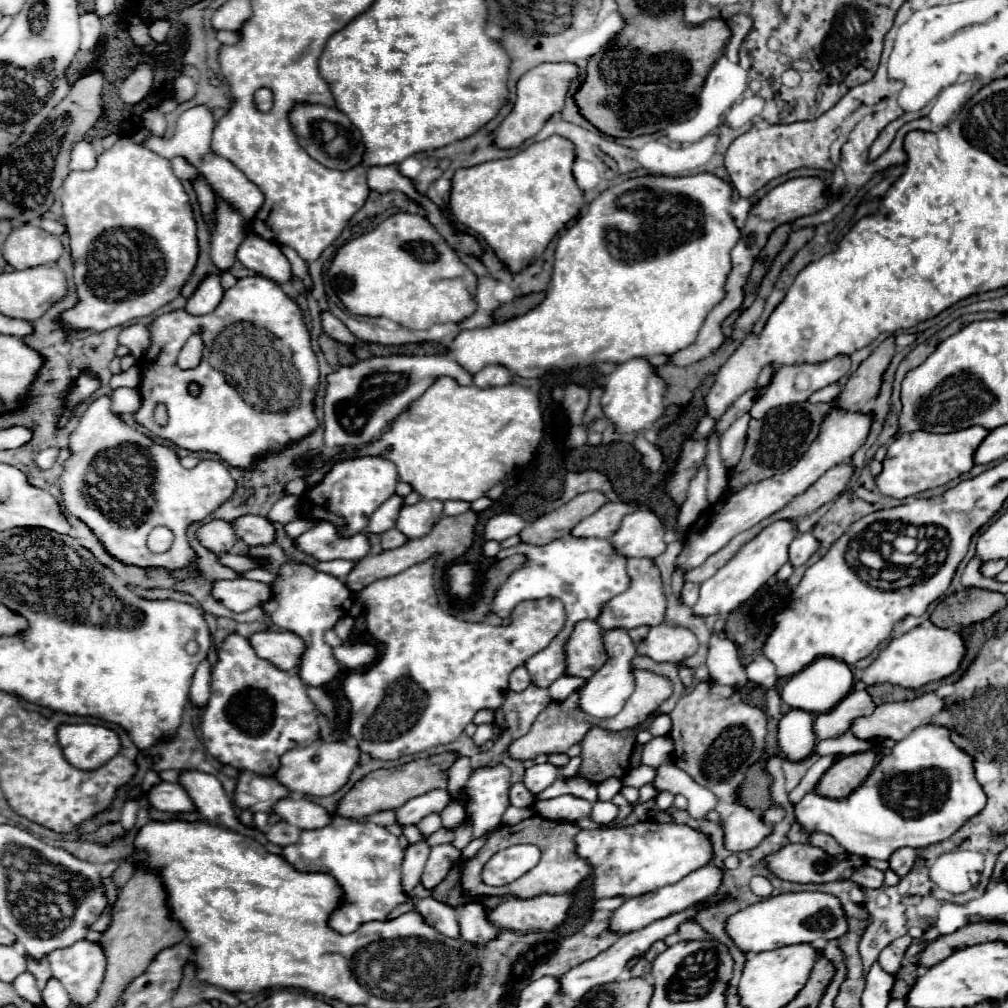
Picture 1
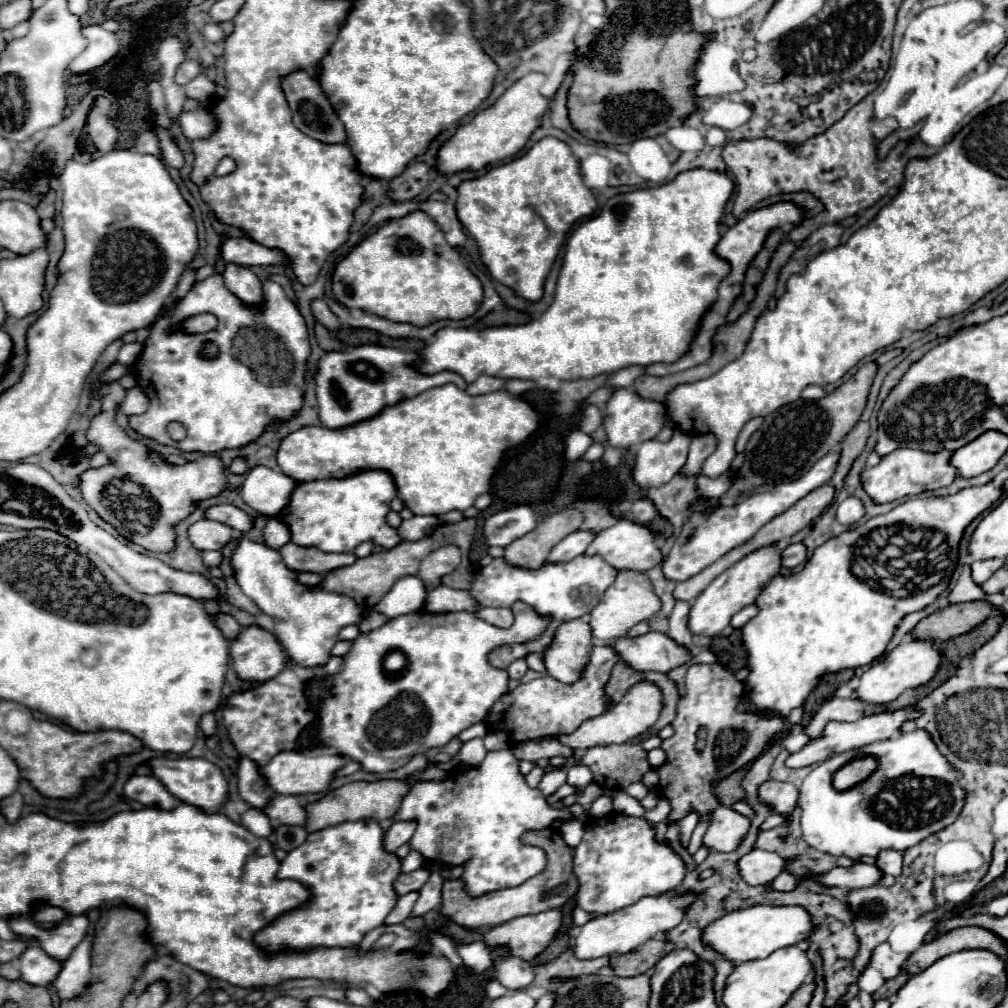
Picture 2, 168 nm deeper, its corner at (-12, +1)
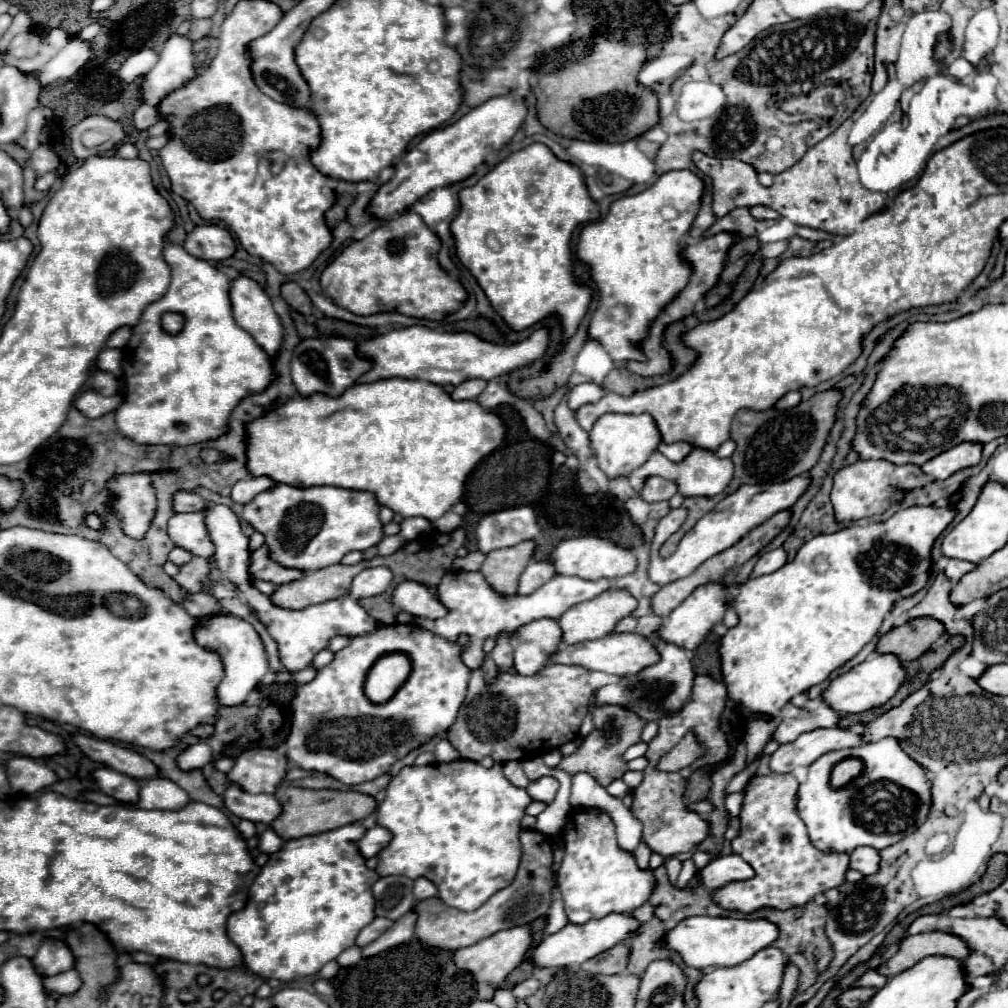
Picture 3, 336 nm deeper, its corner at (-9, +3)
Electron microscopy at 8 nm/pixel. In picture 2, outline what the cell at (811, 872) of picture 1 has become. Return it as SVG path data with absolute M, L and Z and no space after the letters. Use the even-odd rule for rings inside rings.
M754 849L738 861L738 867L740 867L740 873L742 873L742 877L748 885L768 885L770 881L774 881L786 869L786 863L788 863L788 859L782 859L778 853Z

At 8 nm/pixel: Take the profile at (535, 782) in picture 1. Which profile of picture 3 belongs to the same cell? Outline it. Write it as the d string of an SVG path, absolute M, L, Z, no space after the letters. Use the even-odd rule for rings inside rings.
M541 777L537 781L531 781L527 787L527 793L533 801L541 801L541 803L551 803L555 799L557 793L557 779L549 779L549 777Z

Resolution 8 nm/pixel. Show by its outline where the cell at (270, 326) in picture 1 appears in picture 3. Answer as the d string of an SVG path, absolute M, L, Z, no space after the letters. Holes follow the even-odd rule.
M167 243L163 249L163 259L171 267L171 285L167 293L151 303L141 321L133 327L133 337L123 349L123 375L127 385L127 397L115 411L117 427L123 435L139 445L195 445L207 439L219 437L227 429L227 419L231 409L251 393L263 391L275 377L273 361L255 339L243 331L233 319L229 309L229 285L227 275L203 259L189 255L181 245ZM163 313L181 313L185 325L179 333L167 333L161 325Z

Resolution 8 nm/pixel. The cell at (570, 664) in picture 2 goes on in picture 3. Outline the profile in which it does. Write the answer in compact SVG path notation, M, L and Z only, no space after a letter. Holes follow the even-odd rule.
M537 619L519 627L515 639L513 669L519 675L535 675L549 663L549 655L561 645L561 631L557 631L557 621Z

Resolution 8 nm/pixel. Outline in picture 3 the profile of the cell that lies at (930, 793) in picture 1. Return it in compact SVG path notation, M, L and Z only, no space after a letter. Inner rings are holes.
M897 739L831 751L809 765L807 779L797 789L797 813L807 825L811 843L823 851L851 853L861 845L875 849L889 847L919 829L929 815L929 807L929 779L923 767L905 755ZM845 757L861 759L863 771L845 787L833 789L829 783L831 769Z

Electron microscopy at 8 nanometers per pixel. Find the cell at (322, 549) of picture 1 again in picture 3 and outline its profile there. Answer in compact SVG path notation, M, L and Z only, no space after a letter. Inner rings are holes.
M263 545L255 553L251 553L249 577L253 581L271 581L275 585L283 585L283 583L291 583L291 581L301 579L301 571L289 571L285 567L277 567L277 563L273 563L269 559L265 545Z

